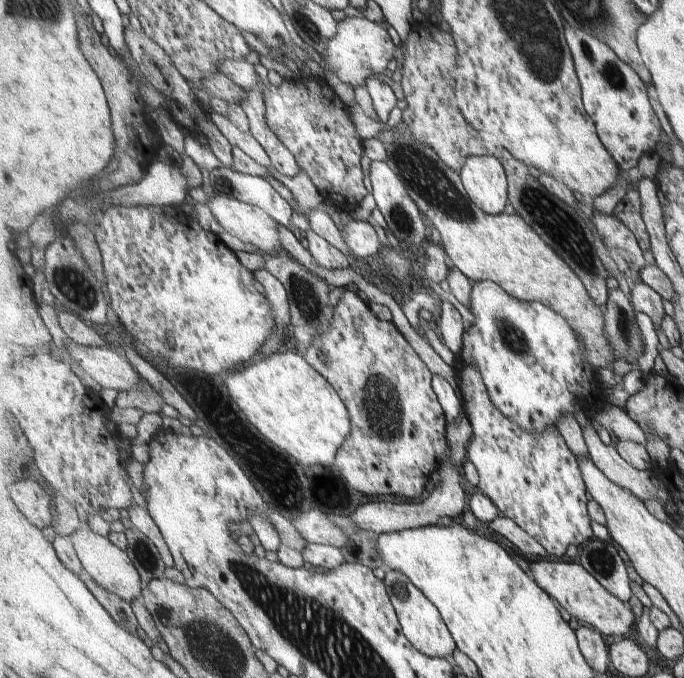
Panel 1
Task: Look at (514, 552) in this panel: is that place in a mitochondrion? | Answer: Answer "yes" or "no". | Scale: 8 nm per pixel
no

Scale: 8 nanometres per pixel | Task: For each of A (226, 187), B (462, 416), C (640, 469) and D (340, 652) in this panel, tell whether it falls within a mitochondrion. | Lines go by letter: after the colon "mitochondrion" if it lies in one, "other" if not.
A: other
B: other
C: other
D: mitochondrion

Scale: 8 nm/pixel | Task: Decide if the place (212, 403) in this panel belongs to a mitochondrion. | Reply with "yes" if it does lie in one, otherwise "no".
no

